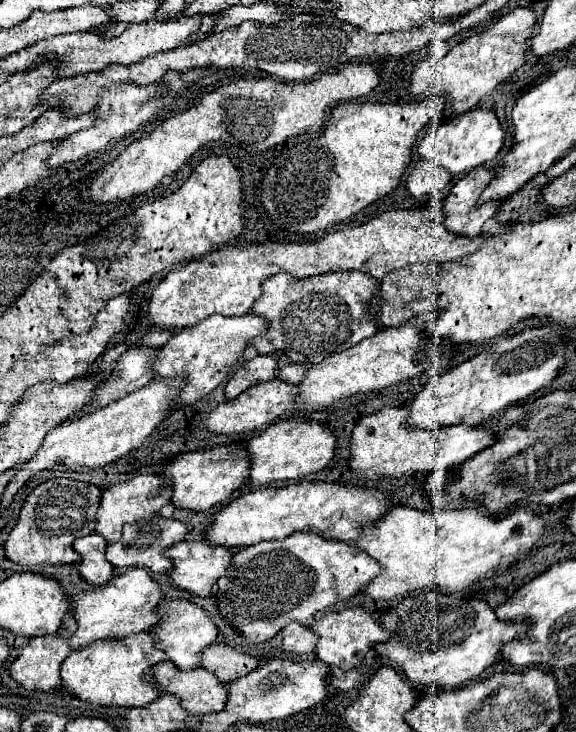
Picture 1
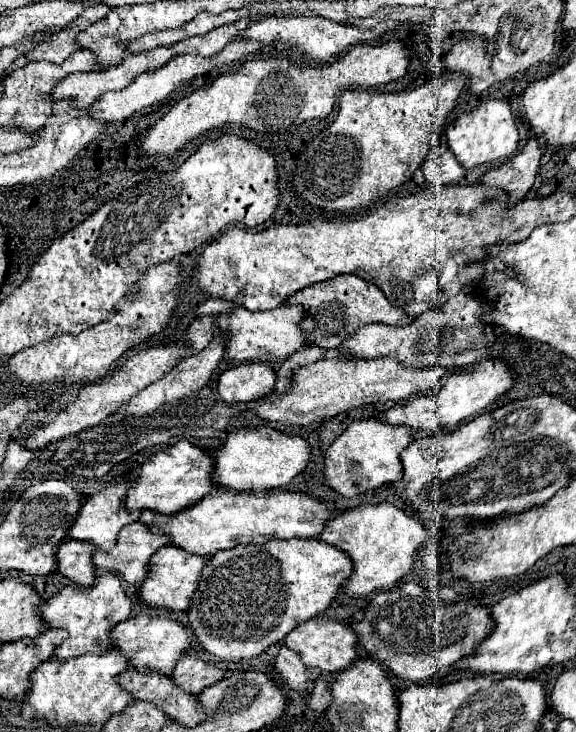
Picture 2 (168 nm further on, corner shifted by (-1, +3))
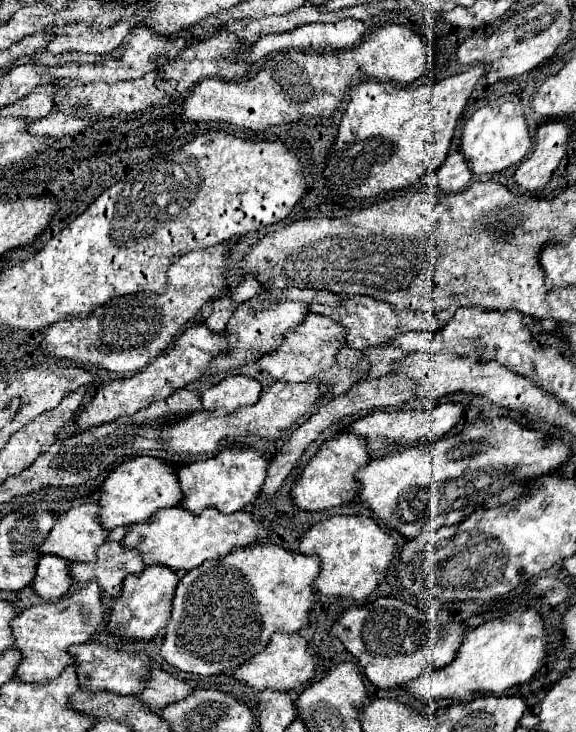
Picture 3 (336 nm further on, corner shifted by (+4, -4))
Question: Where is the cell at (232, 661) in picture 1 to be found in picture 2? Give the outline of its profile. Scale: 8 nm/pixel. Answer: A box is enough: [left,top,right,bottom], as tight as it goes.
[173,655,227,693]

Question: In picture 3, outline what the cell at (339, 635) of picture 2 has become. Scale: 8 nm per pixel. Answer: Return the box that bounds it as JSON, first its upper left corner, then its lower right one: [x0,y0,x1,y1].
[232,632,318,692]

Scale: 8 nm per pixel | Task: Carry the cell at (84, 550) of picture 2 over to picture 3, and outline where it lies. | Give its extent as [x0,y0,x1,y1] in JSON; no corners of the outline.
[30,554,74,600]

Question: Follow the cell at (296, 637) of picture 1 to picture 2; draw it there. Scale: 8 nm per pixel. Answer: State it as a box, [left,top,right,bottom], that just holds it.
[275,643,307,691]

